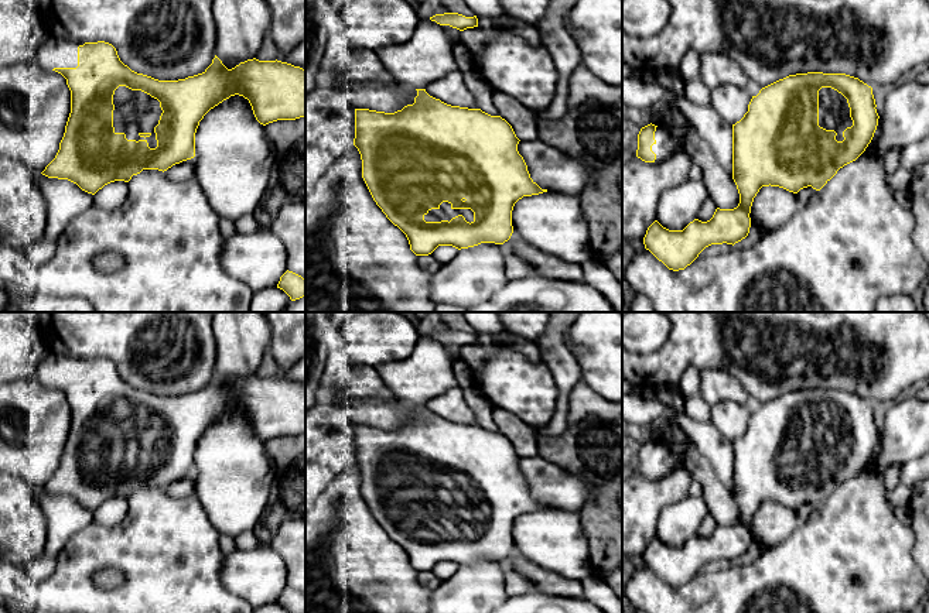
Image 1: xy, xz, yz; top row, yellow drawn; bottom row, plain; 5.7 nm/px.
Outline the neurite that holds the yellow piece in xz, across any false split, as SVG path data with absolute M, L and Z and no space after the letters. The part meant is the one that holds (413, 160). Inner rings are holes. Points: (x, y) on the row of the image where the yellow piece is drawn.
M416 89L413 105L395 113L355 109L355 138L362 160L362 178L386 218L407 237L416 256L428 256L438 246L458 250L481 243L503 244L513 233L512 210L523 196L547 192L527 171L518 151L519 138L512 126L501 116L491 116L481 109L451 106L430 96L426 89Z

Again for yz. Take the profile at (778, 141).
M796 73L762 88L756 96L752 96L744 117L732 124L732 179L740 194L738 206L717 208L710 220L694 219L683 230L669 230L655 220L643 237L645 249L669 270L679 271L690 266L711 244L734 246L741 242L749 233L751 206L759 189L771 185L793 194L807 186L820 191L840 168L855 161L871 143L880 119L875 107L872 88L846 73Z

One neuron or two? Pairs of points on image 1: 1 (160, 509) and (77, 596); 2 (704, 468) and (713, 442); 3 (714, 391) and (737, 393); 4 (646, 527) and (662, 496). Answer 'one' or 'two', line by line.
1: one
2: two
3: one
4: one

